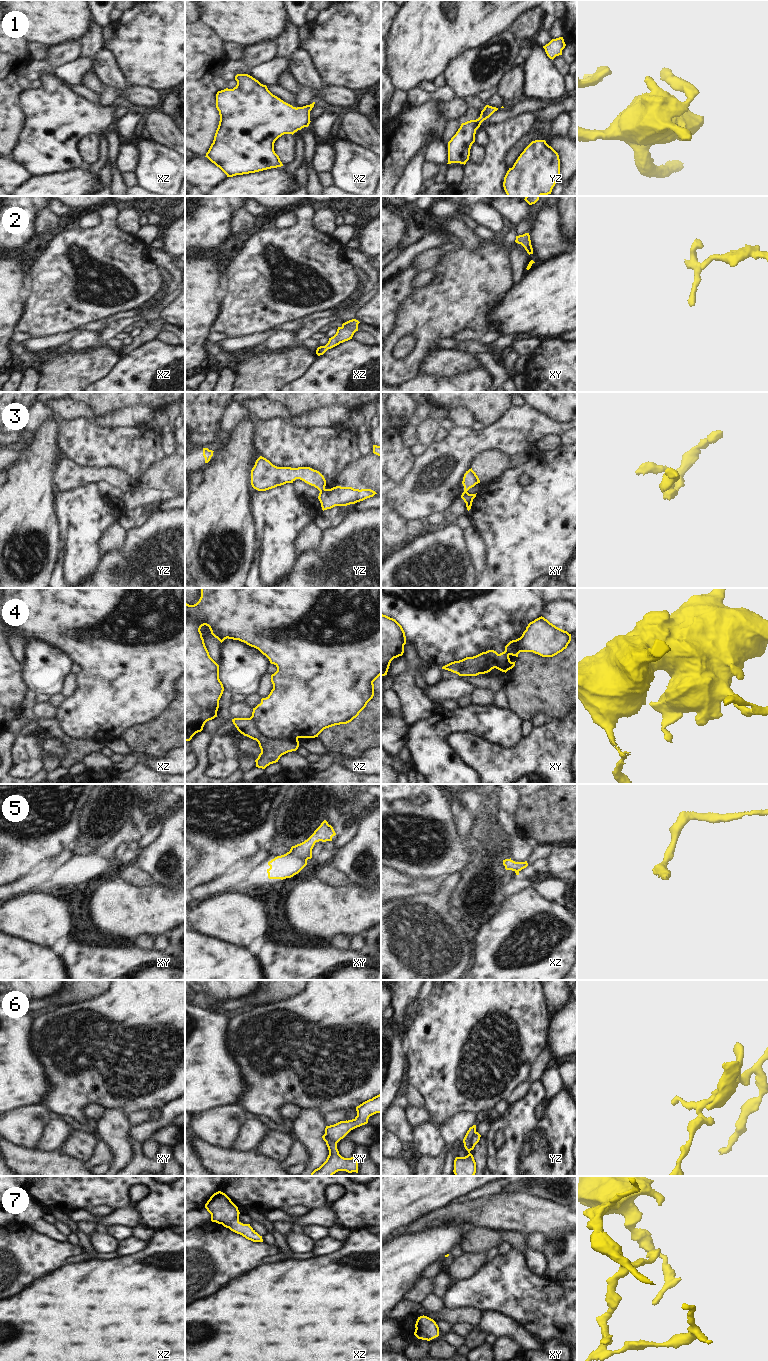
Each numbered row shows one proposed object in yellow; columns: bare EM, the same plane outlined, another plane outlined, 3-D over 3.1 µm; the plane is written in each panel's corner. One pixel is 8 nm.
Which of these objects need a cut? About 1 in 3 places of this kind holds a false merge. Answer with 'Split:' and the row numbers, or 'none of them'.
Split: 3, 4, 6

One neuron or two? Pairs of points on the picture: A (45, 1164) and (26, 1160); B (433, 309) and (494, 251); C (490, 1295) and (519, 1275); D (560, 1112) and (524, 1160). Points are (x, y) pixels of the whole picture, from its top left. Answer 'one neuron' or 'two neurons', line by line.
A: one neuron
B: one neuron
C: one neuron
D: one neuron

